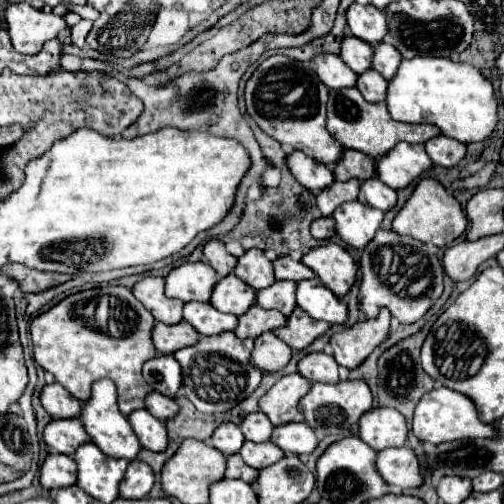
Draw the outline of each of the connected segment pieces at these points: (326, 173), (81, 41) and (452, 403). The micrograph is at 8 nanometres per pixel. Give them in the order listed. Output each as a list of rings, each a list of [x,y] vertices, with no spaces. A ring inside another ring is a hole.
[[[295,150],[291,156],[287,156],[287,166],[289,166],[291,174],[297,178],[297,182],[301,182],[311,192],[323,190],[325,186],[335,182],[333,170],[329,166],[305,156],[299,150]]]
[[[81,20],[79,24],[73,26],[73,30],[71,30],[71,40],[73,40],[75,46],[79,46],[79,48],[85,46],[85,38],[87,38],[91,26],[93,26],[93,22],[89,22],[89,20]]]
[[[441,386],[441,388],[427,392],[419,400],[415,408],[415,418],[413,418],[413,434],[421,442],[443,444],[443,442],[465,440],[465,438],[495,438],[497,430],[493,424],[485,424],[477,418],[477,408],[473,400],[469,400],[469,396]]]

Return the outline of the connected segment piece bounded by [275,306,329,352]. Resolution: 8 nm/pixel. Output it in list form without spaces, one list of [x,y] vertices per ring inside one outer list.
[[[299,306],[293,310],[293,314],[287,318],[287,326],[275,330],[275,334],[285,340],[293,350],[301,352],[305,350],[313,340],[317,340],[319,336],[323,336],[329,330],[327,322],[321,320],[313,320],[309,318],[309,314],[305,314],[305,310],[301,310]]]

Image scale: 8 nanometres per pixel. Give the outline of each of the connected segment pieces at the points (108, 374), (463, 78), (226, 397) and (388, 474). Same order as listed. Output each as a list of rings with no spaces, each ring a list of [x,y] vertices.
[[[93,290],[71,294],[63,302],[59,302],[57,306],[53,306],[51,310],[47,310],[45,314],[37,316],[31,322],[33,358],[41,368],[51,372],[55,376],[55,380],[63,388],[67,388],[75,398],[79,398],[81,402],[89,400],[93,382],[97,382],[101,378],[111,378],[117,384],[119,410],[125,416],[129,416],[131,412],[145,408],[145,398],[147,398],[147,394],[153,392],[153,388],[149,388],[149,384],[141,376],[141,366],[149,358],[157,356],[157,350],[151,342],[151,330],[155,326],[155,318],[149,314],[149,310],[145,310],[145,306],[137,298],[133,300],[131,292],[127,290],[127,298],[131,302],[131,312],[133,312],[131,326],[129,326],[131,332],[123,338],[111,338],[109,334],[87,328],[73,314],[75,306],[91,302],[93,296],[95,296]]]
[[[419,56],[403,60],[397,76],[389,82],[387,108],[399,122],[433,124],[441,134],[463,144],[483,142],[497,126],[497,98],[493,84],[483,78],[475,66],[451,62],[449,58]]]
[[[221,332],[213,338],[201,336],[195,346],[183,348],[175,354],[183,368],[183,394],[191,404],[205,414],[229,412],[241,400],[245,400],[261,382],[261,370],[251,362],[253,340],[237,338],[233,332]]]
[[[411,448],[381,450],[377,454],[377,470],[395,488],[417,488],[423,484],[423,470]]]

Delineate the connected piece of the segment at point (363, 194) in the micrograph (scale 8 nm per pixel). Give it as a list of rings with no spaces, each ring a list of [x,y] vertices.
[[[377,176],[363,180],[361,182],[361,192],[359,192],[359,202],[373,206],[377,210],[389,212],[397,204],[397,192],[385,186]]]

